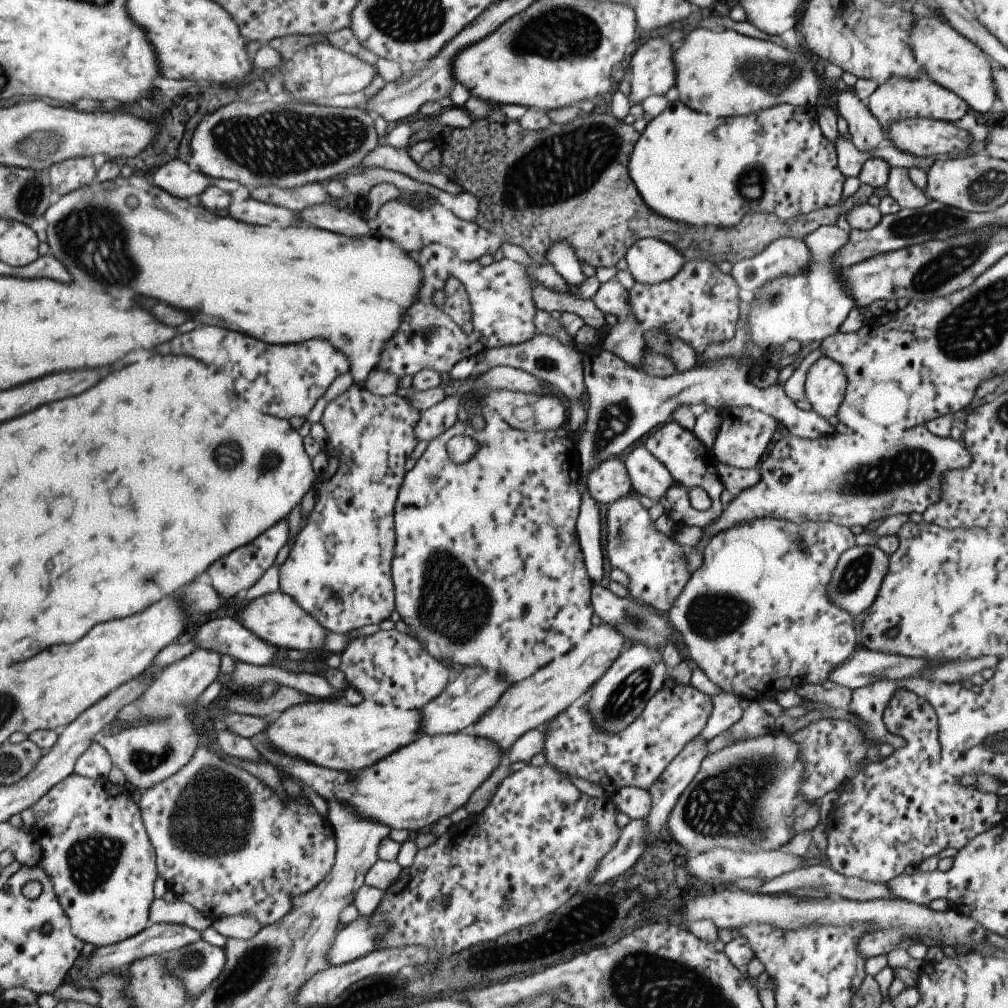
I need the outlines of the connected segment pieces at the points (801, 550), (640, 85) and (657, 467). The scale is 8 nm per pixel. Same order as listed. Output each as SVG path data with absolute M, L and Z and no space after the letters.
M761 517L748 523L743 522L736 527L730 527L713 535L702 548L701 565L689 575L688 581L683 586L679 596L676 596L676 600L665 612L670 625L680 635L681 642L687 648L687 654L689 654L691 662L696 664L719 690L730 692L738 699L748 701L757 698L773 698L777 692L781 692L781 689L785 689L787 686L822 687L825 680L828 680L828 674L853 654L855 644L857 644L857 636L855 636L851 615L846 610L841 610L840 606L832 603L828 598L825 598L825 596L828 596L827 587L831 573L838 561L838 556L843 551L856 546L853 537L850 527L844 527L831 521L792 523L791 521L782 521L771 517Z
M650 38L628 55L627 70L631 74L628 98L629 104L640 103L651 95L664 95L676 82L676 71L672 61L673 45L664 43L663 38Z
M635 446L624 460L632 492L658 501L672 481L664 466L645 447Z

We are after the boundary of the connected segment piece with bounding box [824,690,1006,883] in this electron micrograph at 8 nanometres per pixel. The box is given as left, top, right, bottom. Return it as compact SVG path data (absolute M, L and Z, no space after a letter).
M899 690L896 691L891 700L887 703L885 710L882 712L882 721L885 728L892 734L900 736L905 739L905 744L898 749L893 749L891 754L882 759L878 759L876 762L867 761L866 765L862 768L862 771L854 774L854 777L850 780L847 790L841 790L838 792L838 798L834 807L834 811L824 823L824 833L826 836L826 849L825 856L829 867L835 872L842 874L846 877L855 877L859 880L864 880L870 883L886 883L888 880L895 878L903 872L903 868L909 865L917 868L917 865L928 859L929 857L935 857L944 848L951 848L953 850L959 850L963 848L967 842L969 842L974 836L977 836L983 831L989 830L992 826L995 826L1003 817L1006 816L1005 812L1001 813L997 811L997 797L998 794L990 792L982 792L978 790L974 785L961 786L951 774L945 774L940 767L940 744L938 743L936 714L931 708L928 702L925 702L922 698L919 698L916 694L909 691Z

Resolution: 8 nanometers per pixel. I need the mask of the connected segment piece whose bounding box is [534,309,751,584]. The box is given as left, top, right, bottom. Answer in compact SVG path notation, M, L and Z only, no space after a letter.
M536 310L534 328L539 334L560 340L563 346L571 347L580 354L582 381L588 398L586 421L582 424L583 432L576 441L579 461L579 474L576 488L580 494L580 505L576 518L576 535L583 557L584 567L593 584L603 578L603 552L601 552L601 534L599 528L599 509L586 489L586 475L605 459L618 457L635 440L649 434L657 424L665 423L678 406L705 406L709 409L730 410L733 407L751 406L735 404L749 394L751 375L745 366L741 366L731 355L719 356L710 363L675 373L668 376L652 376L624 363L613 353L598 347L591 354L584 354L567 333L567 330L552 318L550 313Z

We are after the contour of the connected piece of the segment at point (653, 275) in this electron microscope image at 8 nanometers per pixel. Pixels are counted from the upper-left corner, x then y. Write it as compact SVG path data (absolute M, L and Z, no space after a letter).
M653 237L636 240L627 249L624 258L634 282L646 285L673 278L687 262L675 247Z

